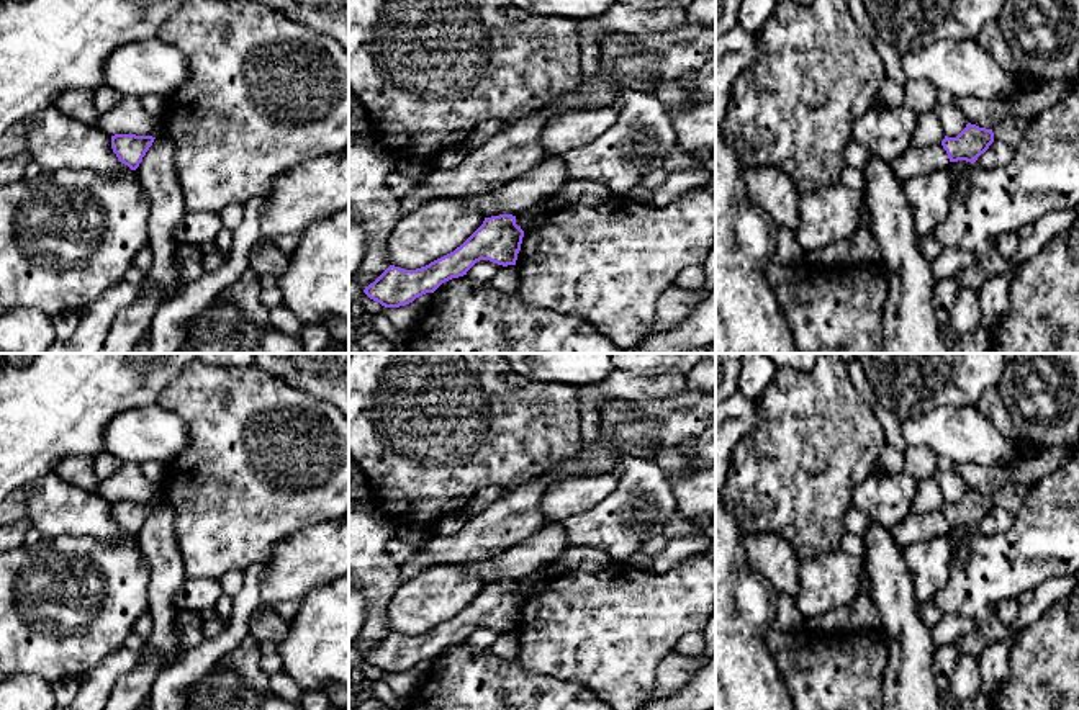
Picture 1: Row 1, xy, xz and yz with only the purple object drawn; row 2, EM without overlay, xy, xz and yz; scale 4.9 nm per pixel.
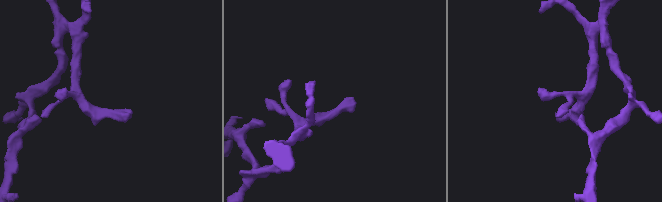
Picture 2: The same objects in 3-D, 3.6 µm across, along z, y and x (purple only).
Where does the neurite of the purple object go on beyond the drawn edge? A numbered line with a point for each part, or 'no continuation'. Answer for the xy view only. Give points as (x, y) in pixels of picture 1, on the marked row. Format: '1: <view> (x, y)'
no continuation

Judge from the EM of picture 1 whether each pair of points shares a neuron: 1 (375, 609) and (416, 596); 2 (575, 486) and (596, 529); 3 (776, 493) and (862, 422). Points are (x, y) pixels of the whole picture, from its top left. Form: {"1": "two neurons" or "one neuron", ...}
{"1": "two neurons", "2": "two neurons", "3": "one neuron"}

